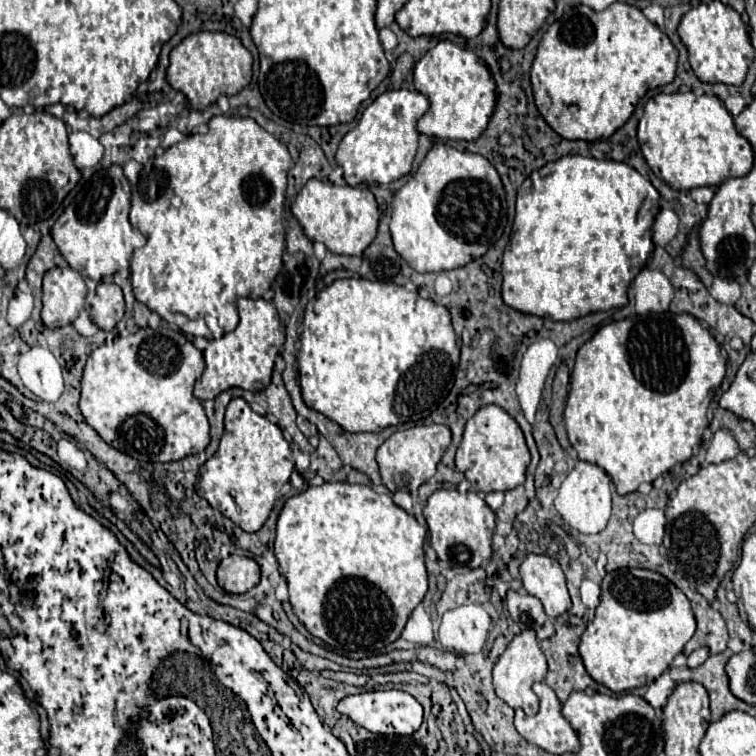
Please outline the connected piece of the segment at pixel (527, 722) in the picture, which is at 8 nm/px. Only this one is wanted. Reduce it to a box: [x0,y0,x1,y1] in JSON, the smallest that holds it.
[515,681,579,755]

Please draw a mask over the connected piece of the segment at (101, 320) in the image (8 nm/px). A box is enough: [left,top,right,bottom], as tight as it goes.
[88,283,125,331]

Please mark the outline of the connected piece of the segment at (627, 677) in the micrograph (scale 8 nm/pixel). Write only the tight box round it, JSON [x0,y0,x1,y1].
[579,569,695,693]

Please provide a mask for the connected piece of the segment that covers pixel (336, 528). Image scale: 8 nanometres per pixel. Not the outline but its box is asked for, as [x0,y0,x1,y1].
[275,483,427,653]

